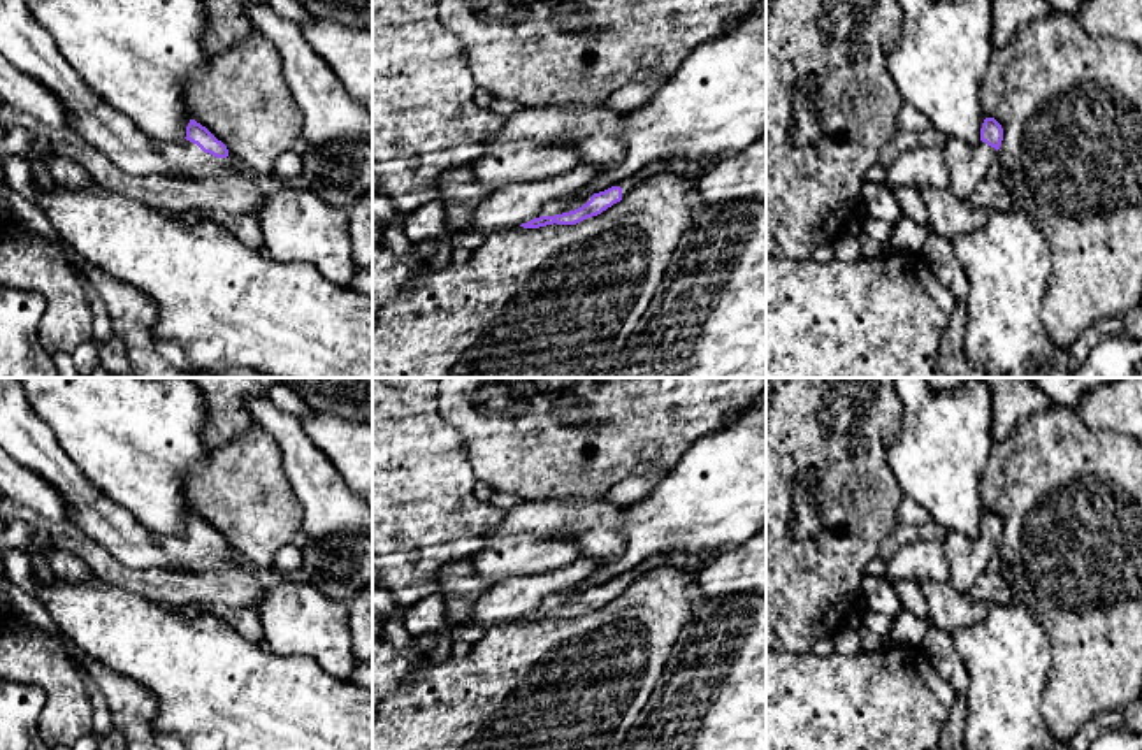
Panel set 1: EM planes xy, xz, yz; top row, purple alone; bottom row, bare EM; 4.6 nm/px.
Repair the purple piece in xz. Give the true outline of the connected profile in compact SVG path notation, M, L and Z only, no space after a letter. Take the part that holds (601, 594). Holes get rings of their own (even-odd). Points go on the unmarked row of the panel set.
M582 555L552 573L497 581L474 601L473 620L490 629L511 620L576 618L620 595L641 574L668 566L669 557L652 557L640 567L620 573L604 585L582 588L580 585L603 562L604 559Z

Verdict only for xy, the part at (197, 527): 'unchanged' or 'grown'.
grown

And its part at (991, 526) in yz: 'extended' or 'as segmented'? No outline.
extended

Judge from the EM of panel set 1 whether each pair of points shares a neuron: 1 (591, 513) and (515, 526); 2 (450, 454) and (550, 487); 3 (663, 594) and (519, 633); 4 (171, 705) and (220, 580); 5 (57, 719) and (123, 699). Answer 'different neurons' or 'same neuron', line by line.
1: same neuron
2: different neurons
3: same neuron
4: different neurons
5: different neurons

